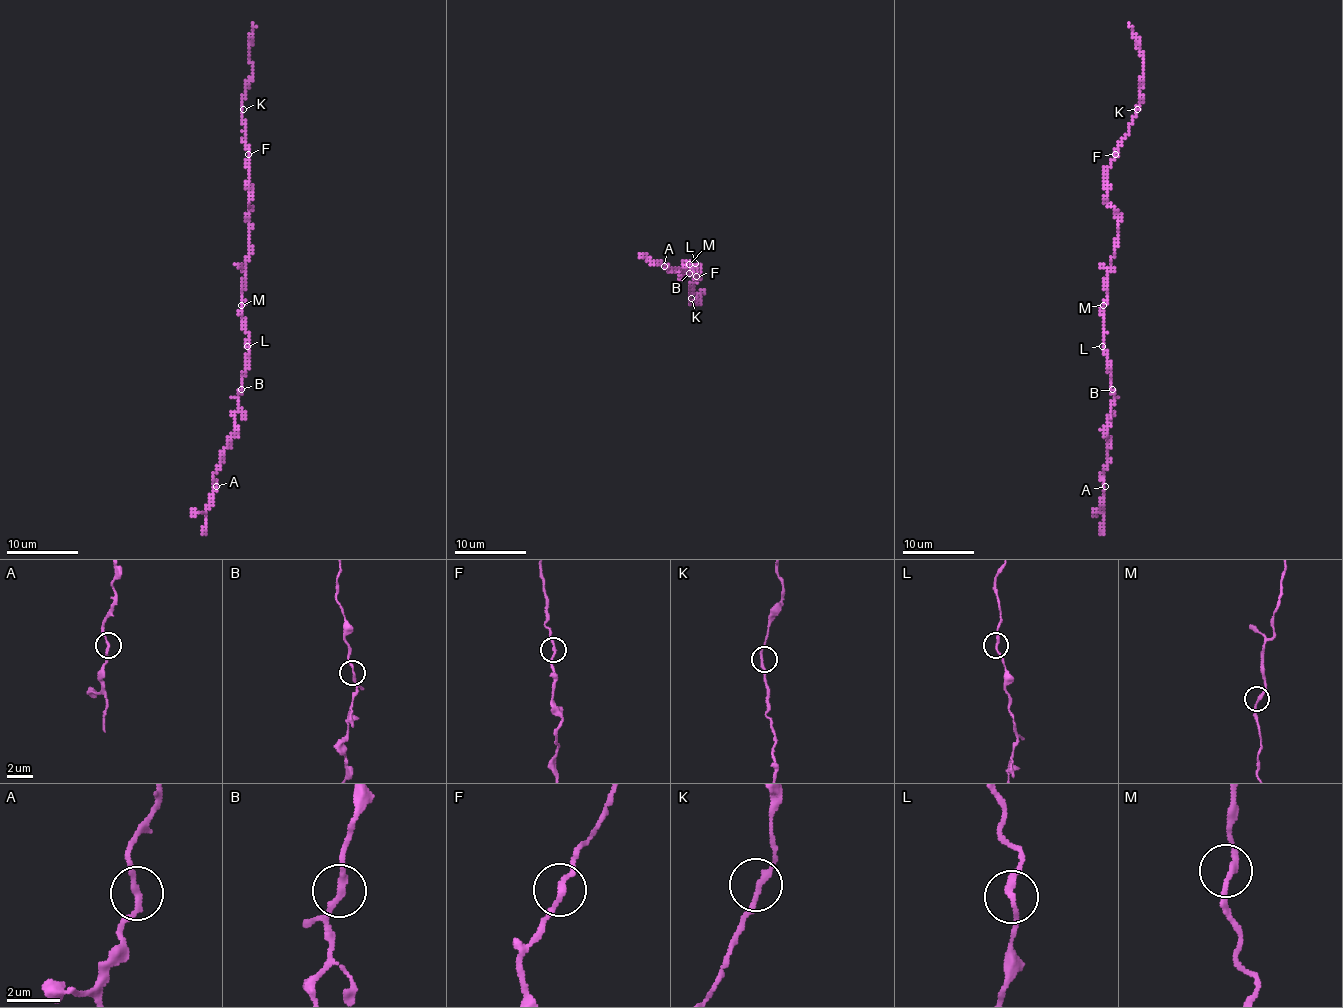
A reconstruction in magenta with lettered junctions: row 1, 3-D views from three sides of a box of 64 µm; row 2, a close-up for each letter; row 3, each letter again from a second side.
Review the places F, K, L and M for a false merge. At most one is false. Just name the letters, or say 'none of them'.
none of them

